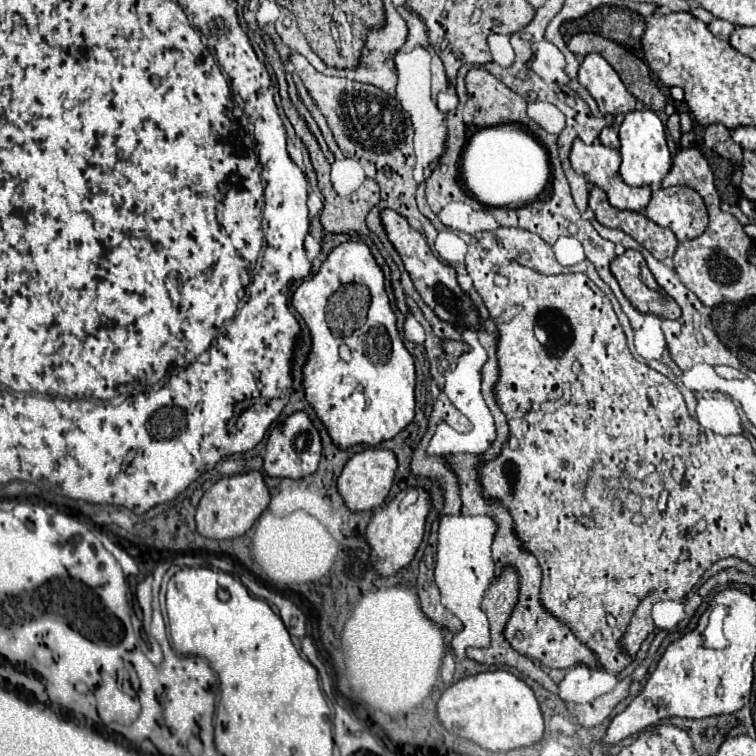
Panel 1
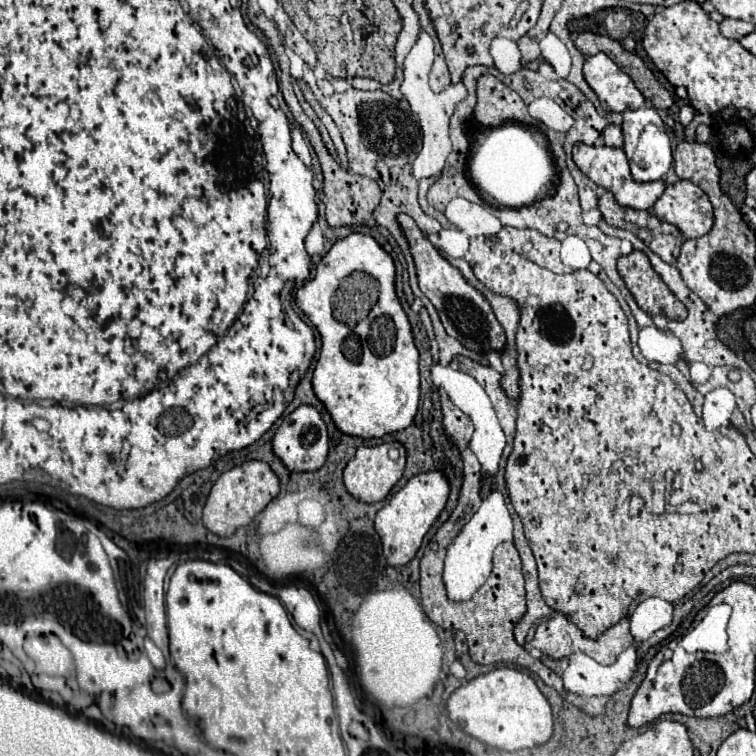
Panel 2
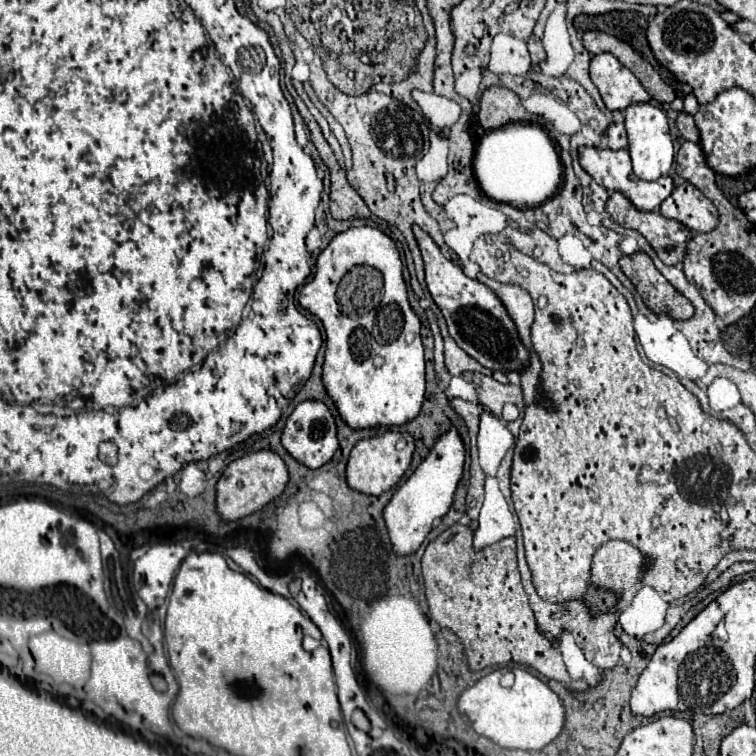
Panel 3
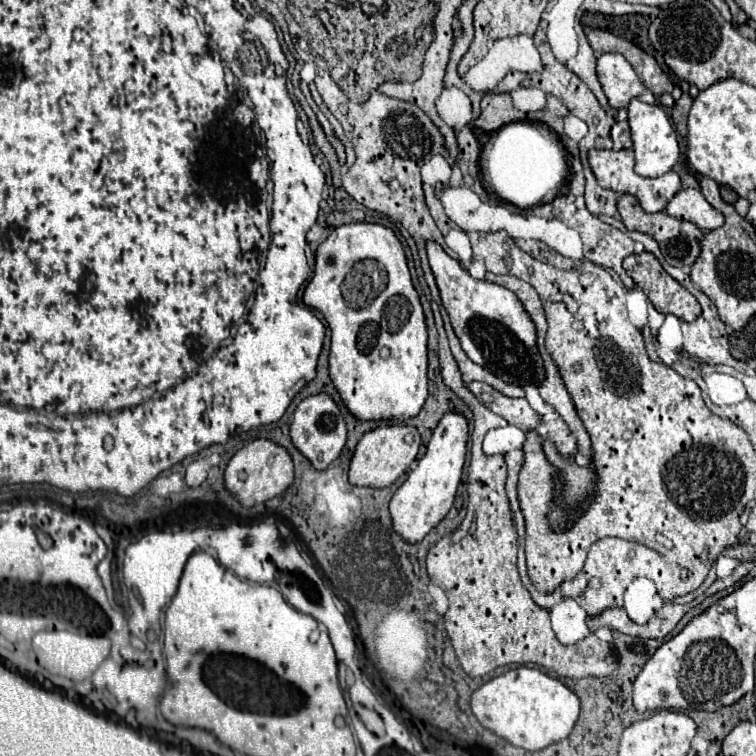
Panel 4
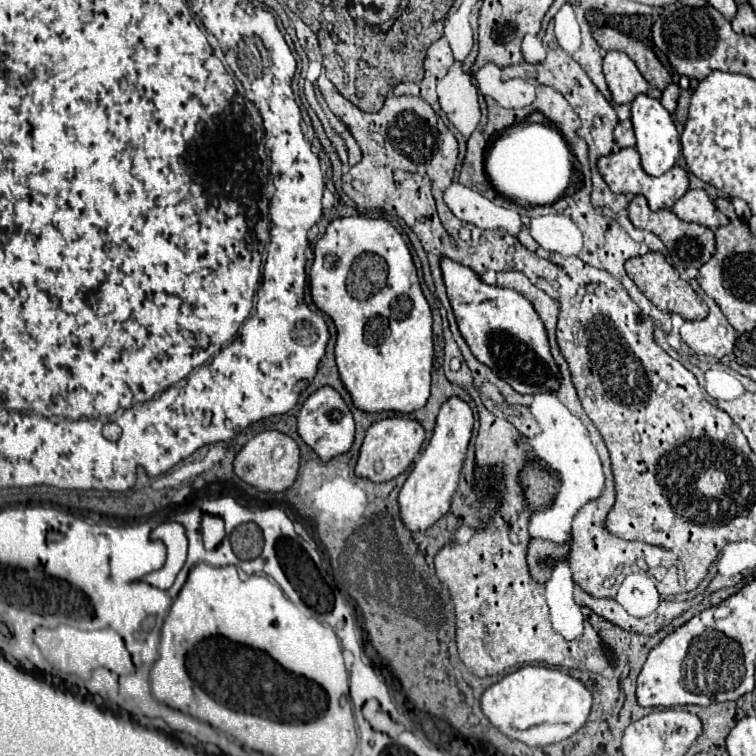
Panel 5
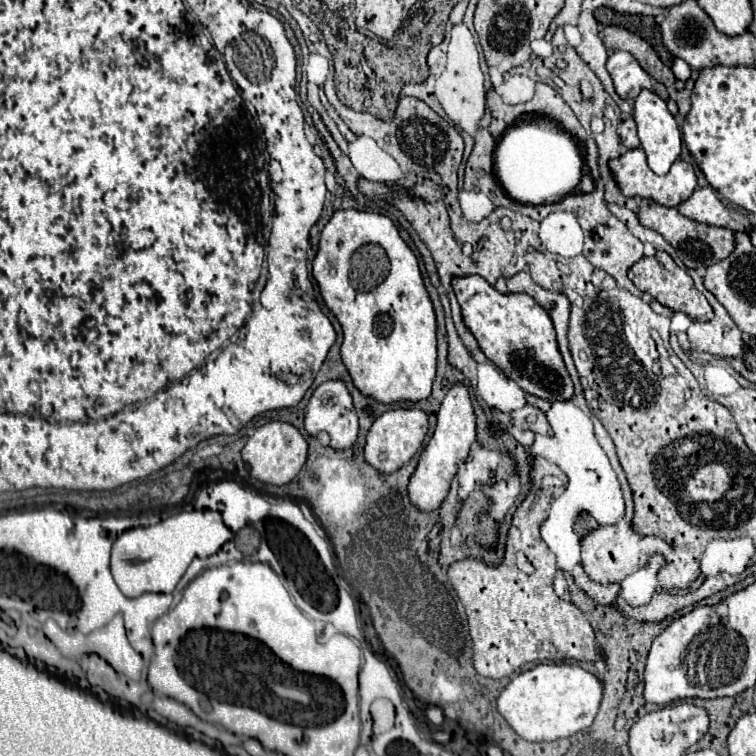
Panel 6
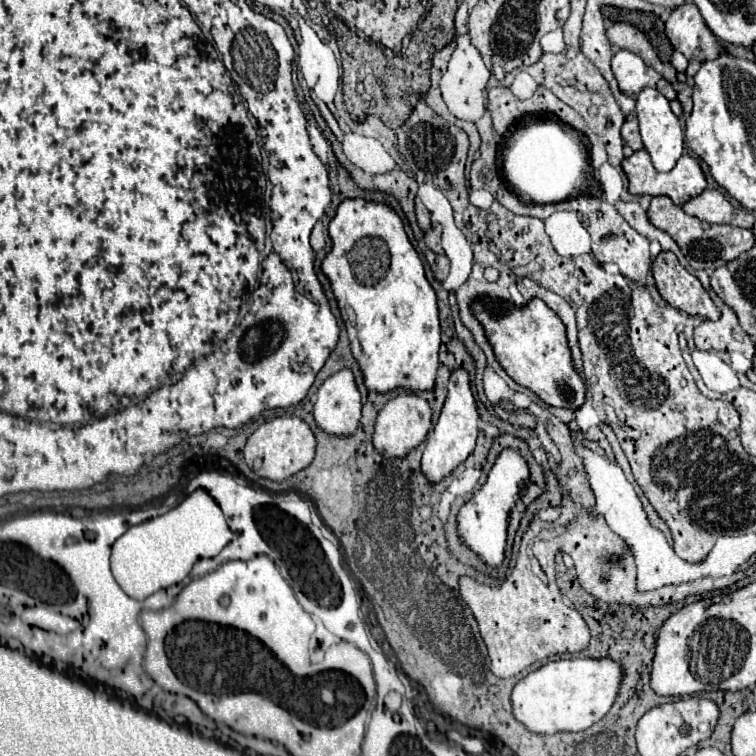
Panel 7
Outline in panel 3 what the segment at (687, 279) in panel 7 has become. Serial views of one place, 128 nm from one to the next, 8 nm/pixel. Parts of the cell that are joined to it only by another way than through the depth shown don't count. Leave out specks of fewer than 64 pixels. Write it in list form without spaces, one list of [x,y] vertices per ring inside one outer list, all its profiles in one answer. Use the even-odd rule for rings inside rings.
[[[636,252],[632,256],[622,256],[620,268],[654,314],[668,314],[674,320],[690,320],[694,316],[692,302],[664,280],[648,254]]]

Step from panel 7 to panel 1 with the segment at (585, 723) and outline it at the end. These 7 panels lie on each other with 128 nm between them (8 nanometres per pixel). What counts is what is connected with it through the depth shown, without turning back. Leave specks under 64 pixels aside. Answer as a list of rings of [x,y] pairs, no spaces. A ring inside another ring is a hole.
[[[492,670],[492,672],[480,672],[476,676],[468,676],[452,684],[444,690],[444,694],[438,700],[438,718],[444,724],[444,728],[456,736],[468,738],[476,742],[478,746],[492,750],[492,752],[508,752],[524,746],[532,746],[542,740],[544,734],[544,716],[540,710],[540,704],[532,692],[532,688],[516,678],[514,674],[506,670]]]

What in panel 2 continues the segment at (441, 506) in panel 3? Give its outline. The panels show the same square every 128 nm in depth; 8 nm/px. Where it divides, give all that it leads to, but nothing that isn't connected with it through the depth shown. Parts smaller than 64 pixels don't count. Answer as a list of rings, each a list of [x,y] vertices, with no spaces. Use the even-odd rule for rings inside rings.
[[[434,468],[434,470],[428,470],[426,474],[412,476],[406,482],[406,486],[400,488],[382,510],[378,510],[374,526],[382,538],[382,550],[390,566],[404,566],[416,556],[422,544],[422,538],[426,536],[434,520],[440,516],[440,512],[444,510],[448,502],[448,494],[450,494],[450,484],[446,474]]]

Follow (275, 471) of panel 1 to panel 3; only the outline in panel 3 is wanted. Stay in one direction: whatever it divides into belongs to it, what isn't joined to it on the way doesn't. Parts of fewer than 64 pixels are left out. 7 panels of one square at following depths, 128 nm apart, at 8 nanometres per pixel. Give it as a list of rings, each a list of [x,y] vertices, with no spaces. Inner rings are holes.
[[[306,400],[298,404],[294,412],[288,416],[288,422],[282,432],[282,444],[298,462],[302,462],[308,468],[320,468],[326,462],[330,462],[338,450],[336,420],[330,408],[322,400]]]

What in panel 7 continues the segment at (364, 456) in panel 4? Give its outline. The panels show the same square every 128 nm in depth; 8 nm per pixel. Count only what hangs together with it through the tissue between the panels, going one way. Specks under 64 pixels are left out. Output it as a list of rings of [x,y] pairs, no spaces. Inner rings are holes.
[[[404,392],[388,400],[388,404],[384,404],[384,408],[380,410],[374,426],[374,448],[382,456],[392,456],[392,458],[406,456],[412,448],[416,448],[426,438],[430,426],[432,426],[432,410],[428,400],[416,394]]]

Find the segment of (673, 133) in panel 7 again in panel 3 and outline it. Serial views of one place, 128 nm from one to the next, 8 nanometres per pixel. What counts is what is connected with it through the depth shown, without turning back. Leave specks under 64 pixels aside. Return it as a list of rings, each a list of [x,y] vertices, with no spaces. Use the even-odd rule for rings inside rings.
[[[648,102],[630,104],[626,110],[626,132],[628,132],[628,150],[634,164],[634,174],[642,180],[656,180],[666,176],[674,162],[674,142],[670,136],[670,126],[666,114]]]

